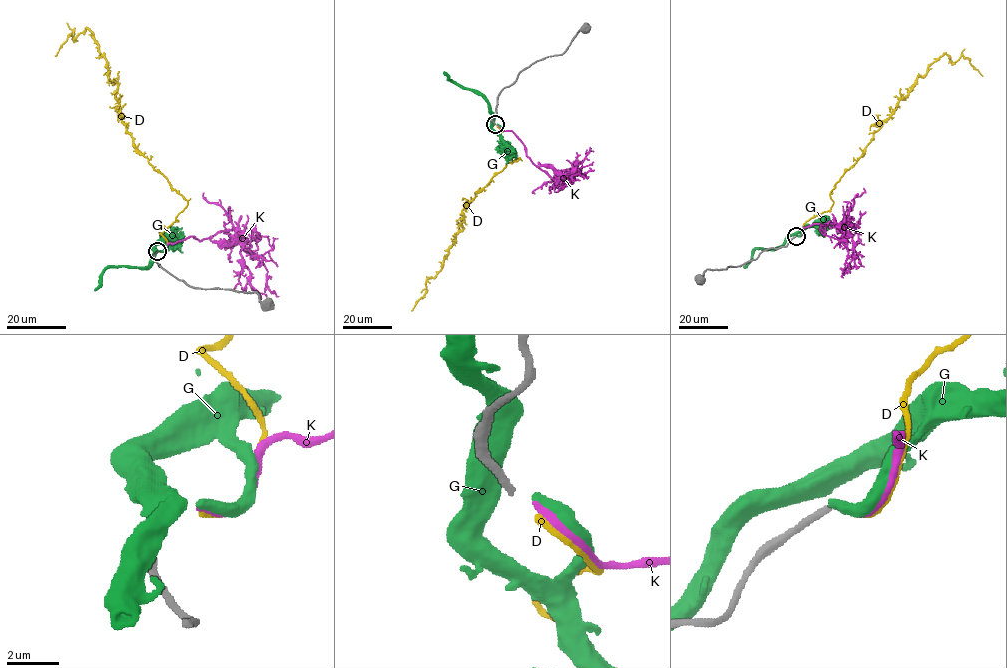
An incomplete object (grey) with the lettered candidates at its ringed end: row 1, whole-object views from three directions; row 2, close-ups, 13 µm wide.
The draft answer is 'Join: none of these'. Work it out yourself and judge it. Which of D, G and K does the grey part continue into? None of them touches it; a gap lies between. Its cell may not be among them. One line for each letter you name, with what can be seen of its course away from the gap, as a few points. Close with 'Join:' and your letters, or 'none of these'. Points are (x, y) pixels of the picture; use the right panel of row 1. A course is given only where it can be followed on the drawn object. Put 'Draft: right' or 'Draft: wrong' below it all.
K: Its course: (797, 236), (803, 227), (817, 224), (833, 227), (853, 218), (842, 241), (848, 252), (842, 273)
Join: K
Draft: wrong

